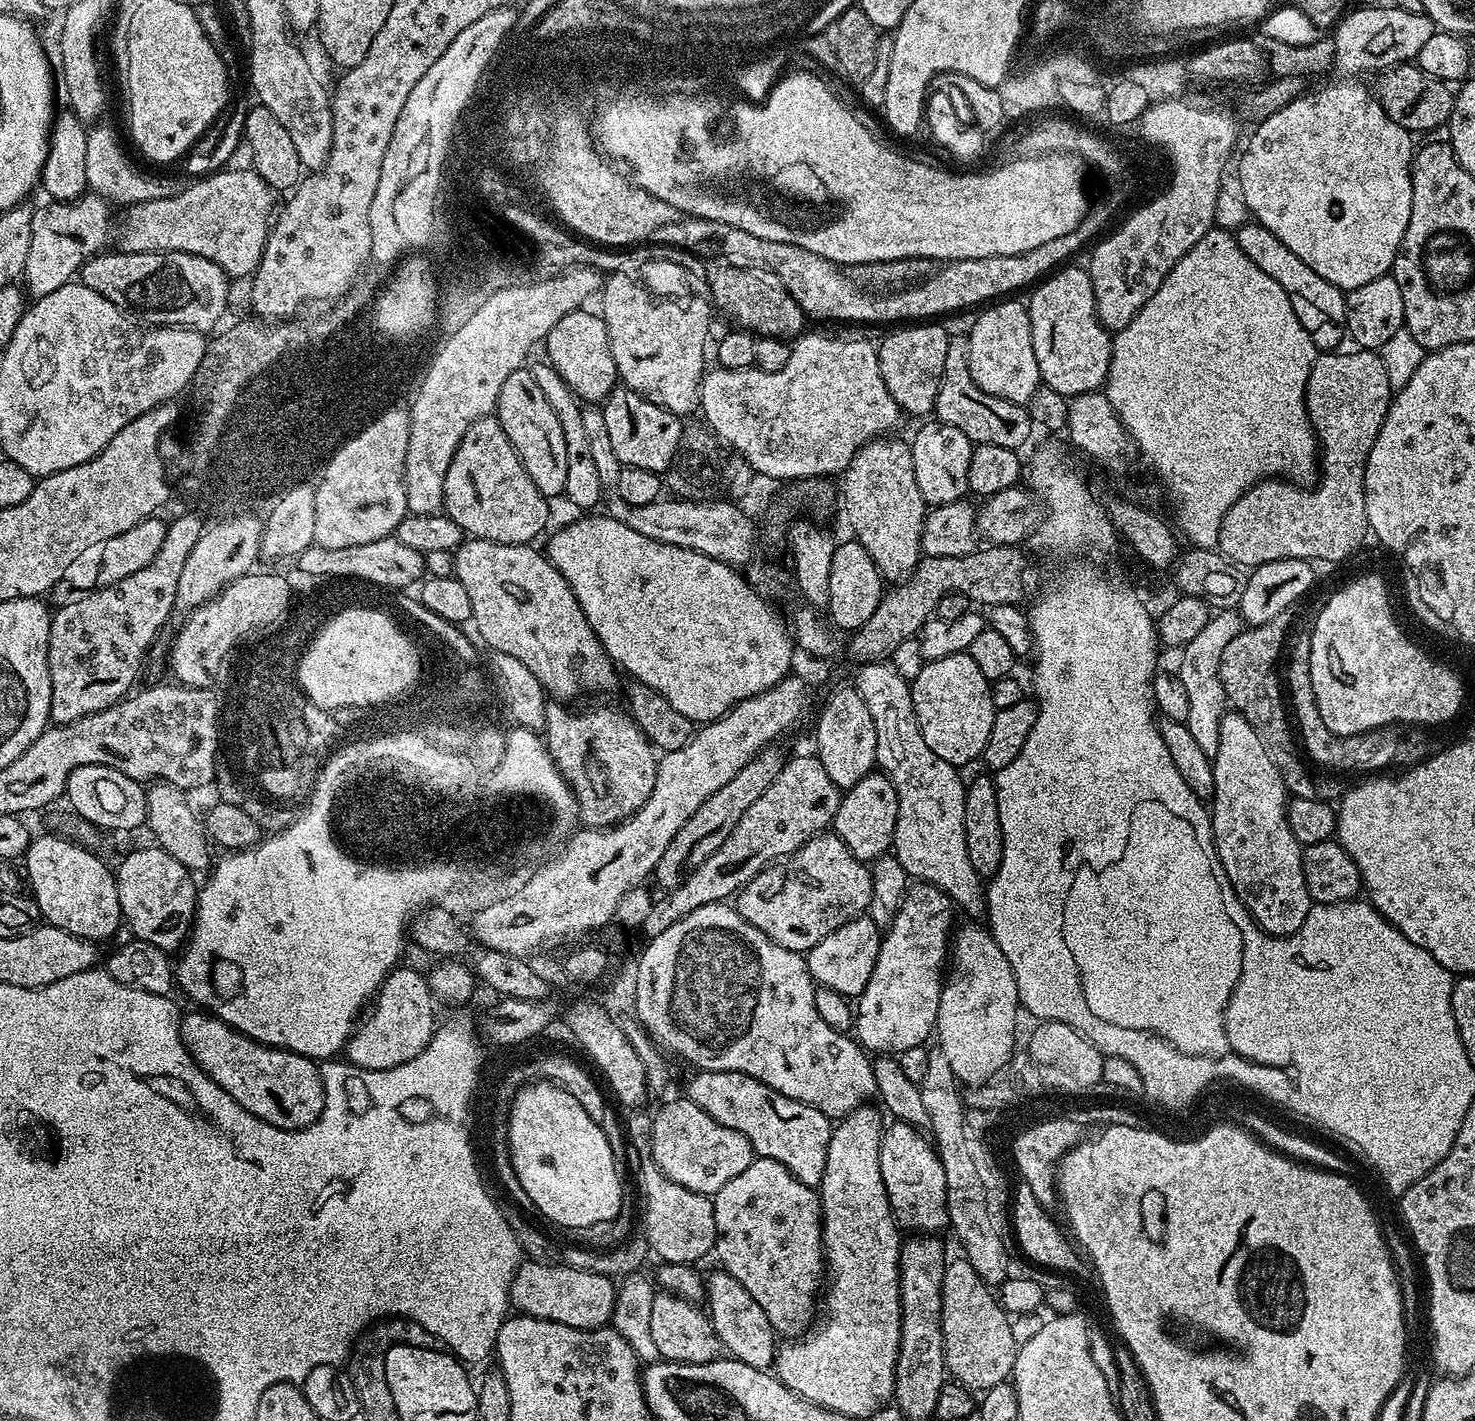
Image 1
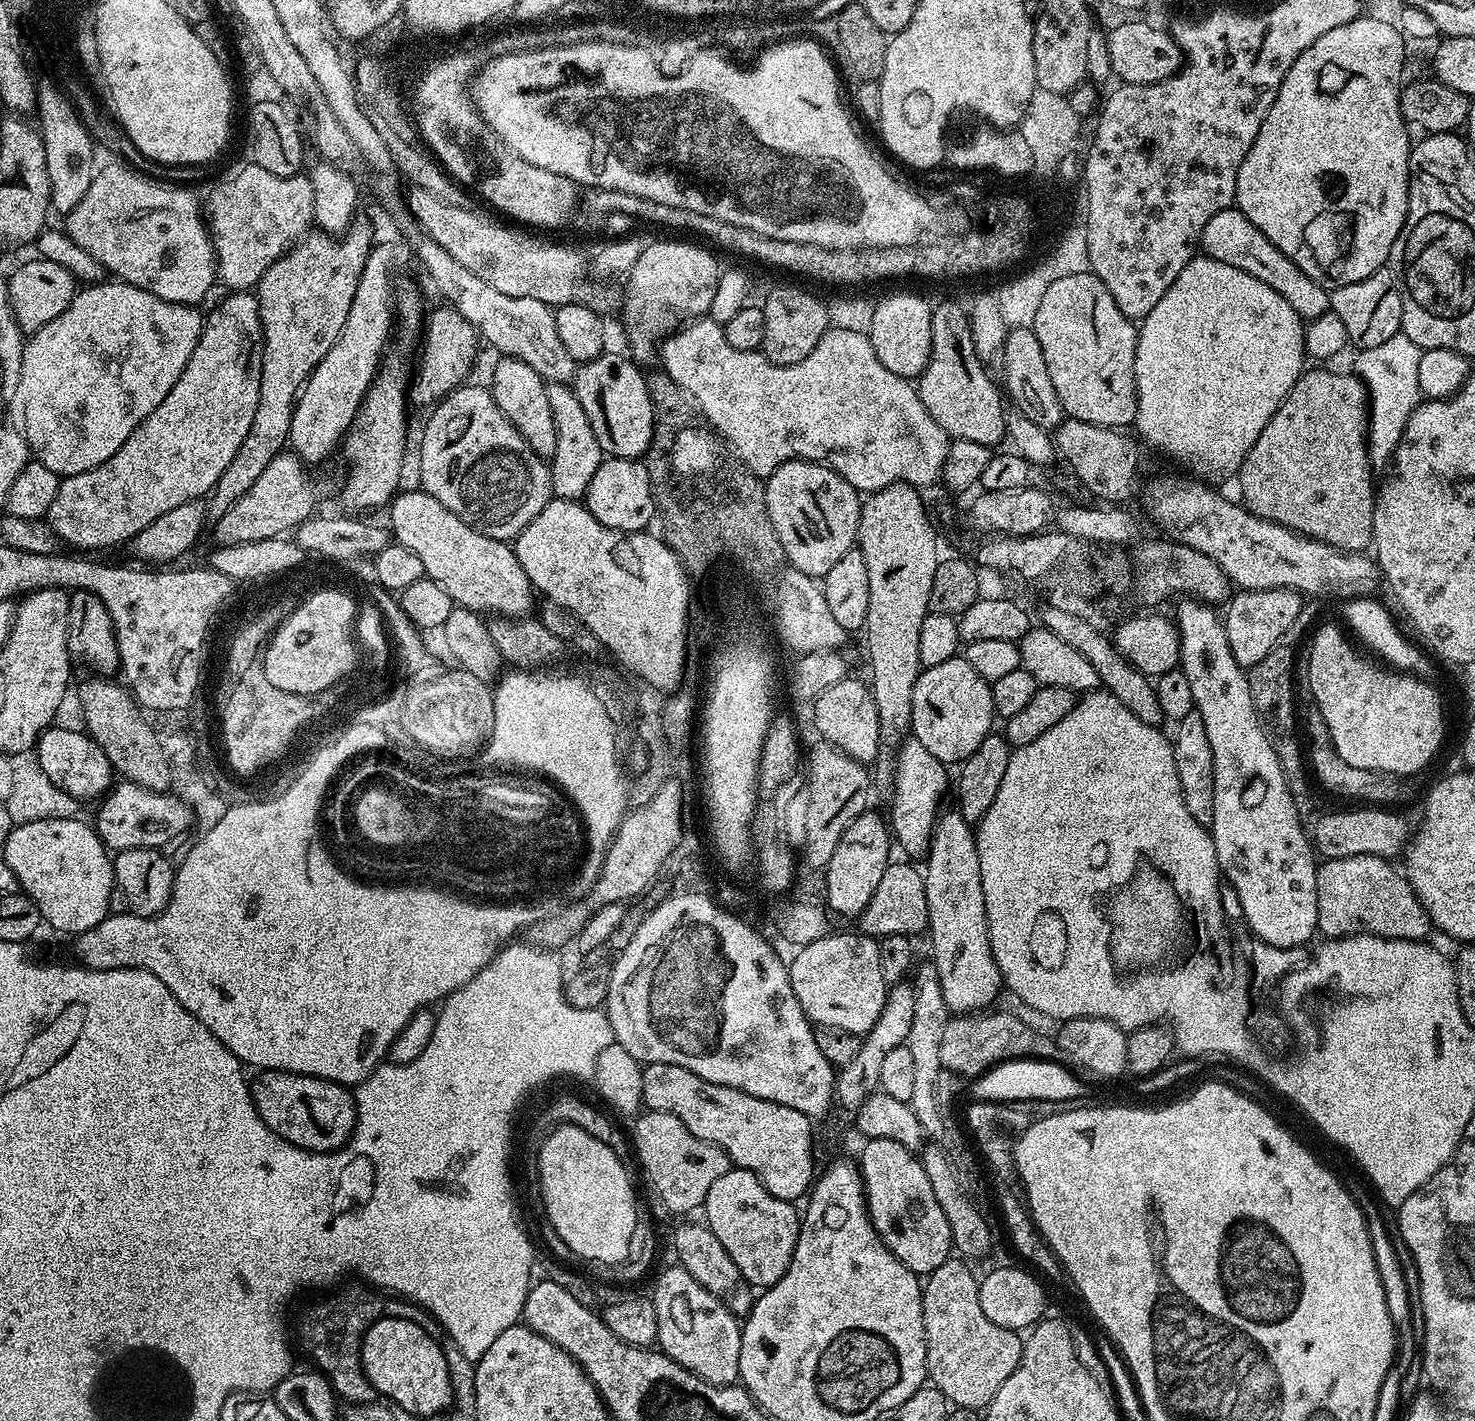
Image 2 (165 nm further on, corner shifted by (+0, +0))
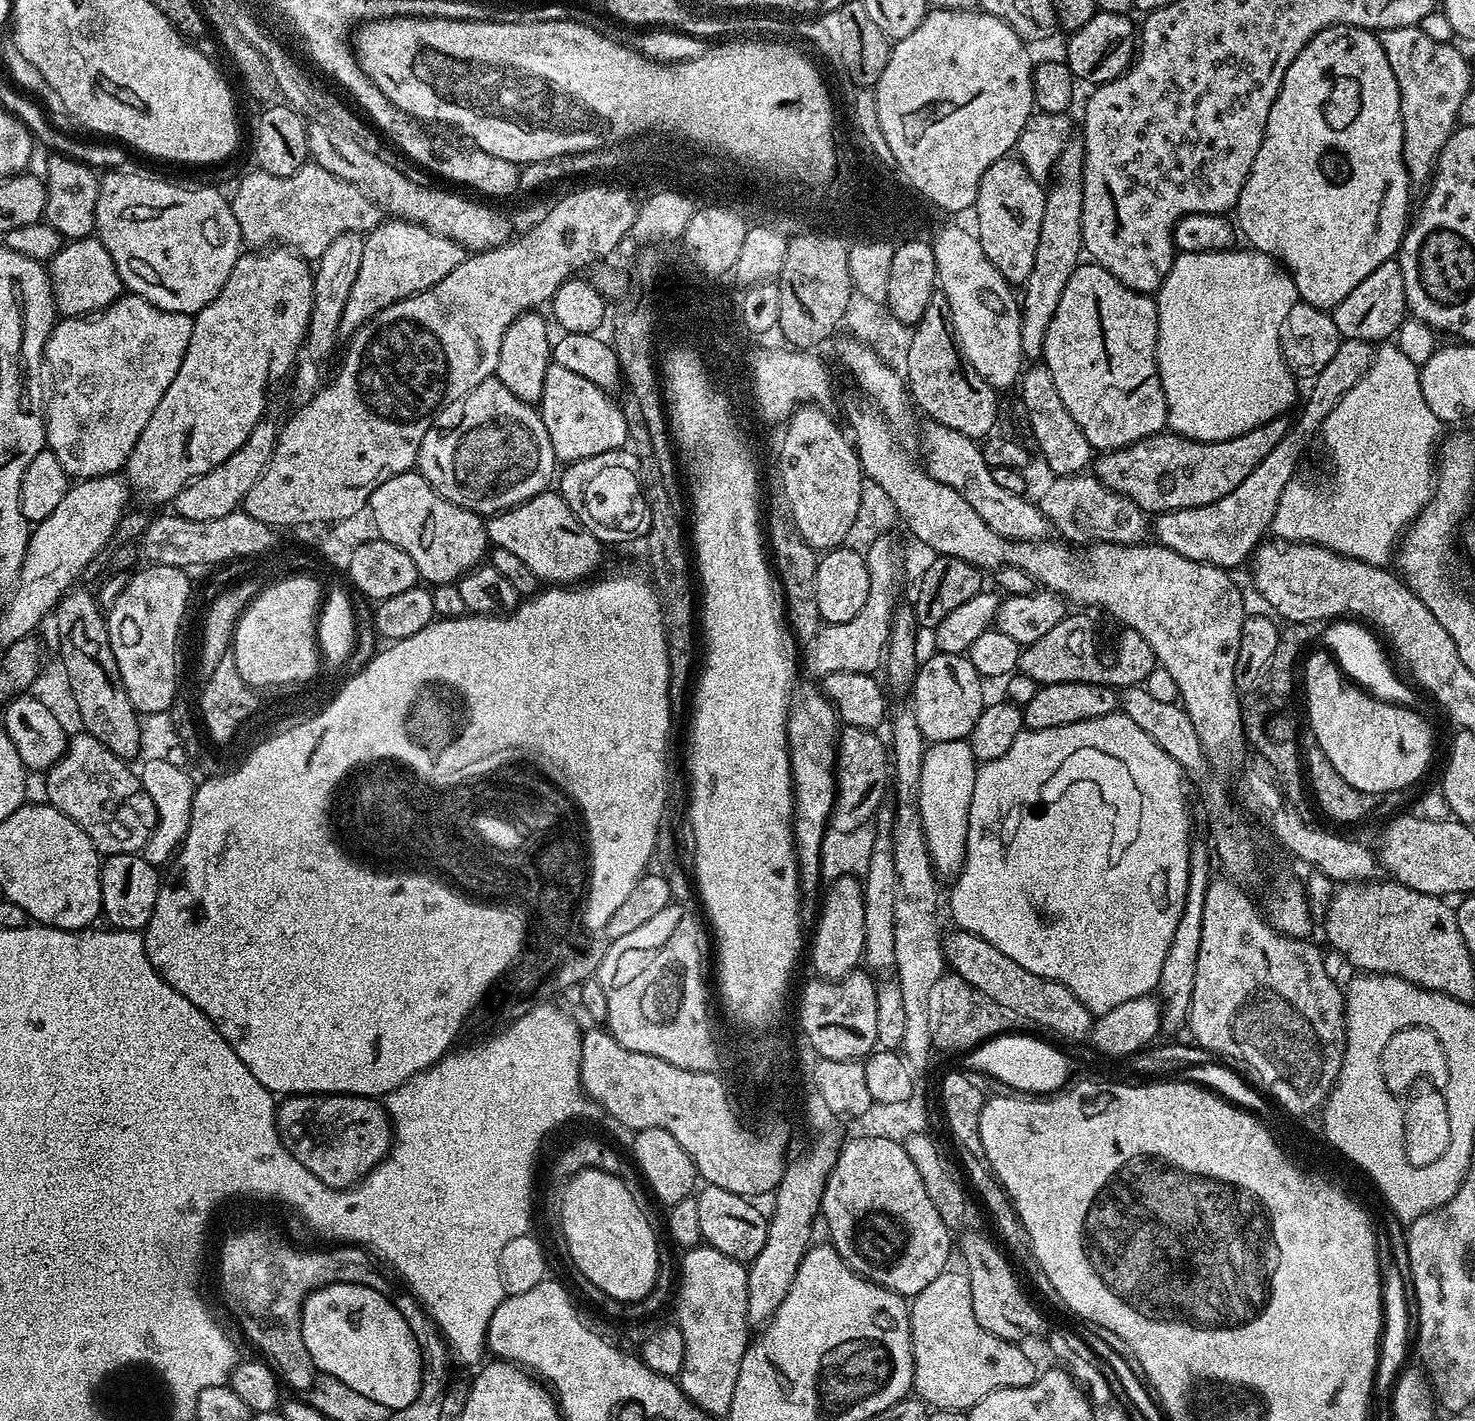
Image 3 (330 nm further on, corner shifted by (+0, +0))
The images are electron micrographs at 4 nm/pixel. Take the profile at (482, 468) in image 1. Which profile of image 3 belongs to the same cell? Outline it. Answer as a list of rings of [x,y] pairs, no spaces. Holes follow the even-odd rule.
[[[488,376],[482,382],[478,382],[478,386],[474,386],[474,390],[470,390],[470,394],[458,398],[458,402],[450,402],[450,406],[442,409],[438,418],[434,418],[430,430],[426,430],[426,438],[422,438],[422,446],[418,450],[418,458],[416,459],[416,468],[420,475],[426,478],[426,482],[430,482],[430,486],[434,486],[434,490],[438,490],[438,494],[442,494],[442,498],[487,518],[510,510],[514,506],[534,498],[539,492],[549,491],[551,484],[548,483],[551,480],[553,483],[554,477],[557,475],[558,461],[554,454],[554,446],[550,446],[550,434],[546,434],[546,426],[542,422],[539,411],[533,405],[522,402],[522,398],[518,398],[506,386],[502,386],[502,382],[497,380],[495,376]]]

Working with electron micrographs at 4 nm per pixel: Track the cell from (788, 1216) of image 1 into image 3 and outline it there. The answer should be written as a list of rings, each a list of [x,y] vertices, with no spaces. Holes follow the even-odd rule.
[[[704,1184],[699,1192],[695,1201],[698,1206],[698,1226],[703,1243],[707,1247],[741,1262],[750,1262],[754,1259],[758,1250],[762,1250],[762,1246],[766,1246],[769,1217],[765,1213],[763,1216],[752,1205],[755,1203],[749,1197],[739,1196],[730,1190],[722,1190],[722,1186]]]

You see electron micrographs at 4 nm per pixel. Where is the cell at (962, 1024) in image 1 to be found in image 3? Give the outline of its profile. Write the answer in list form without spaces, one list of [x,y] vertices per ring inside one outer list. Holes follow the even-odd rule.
[[[967,740],[929,743],[925,747],[922,774],[914,803],[920,811],[928,857],[932,860],[933,869],[941,877],[957,876],[968,853],[966,850],[968,811],[970,798],[974,798],[977,767],[978,762],[974,758],[974,750],[970,750]]]

